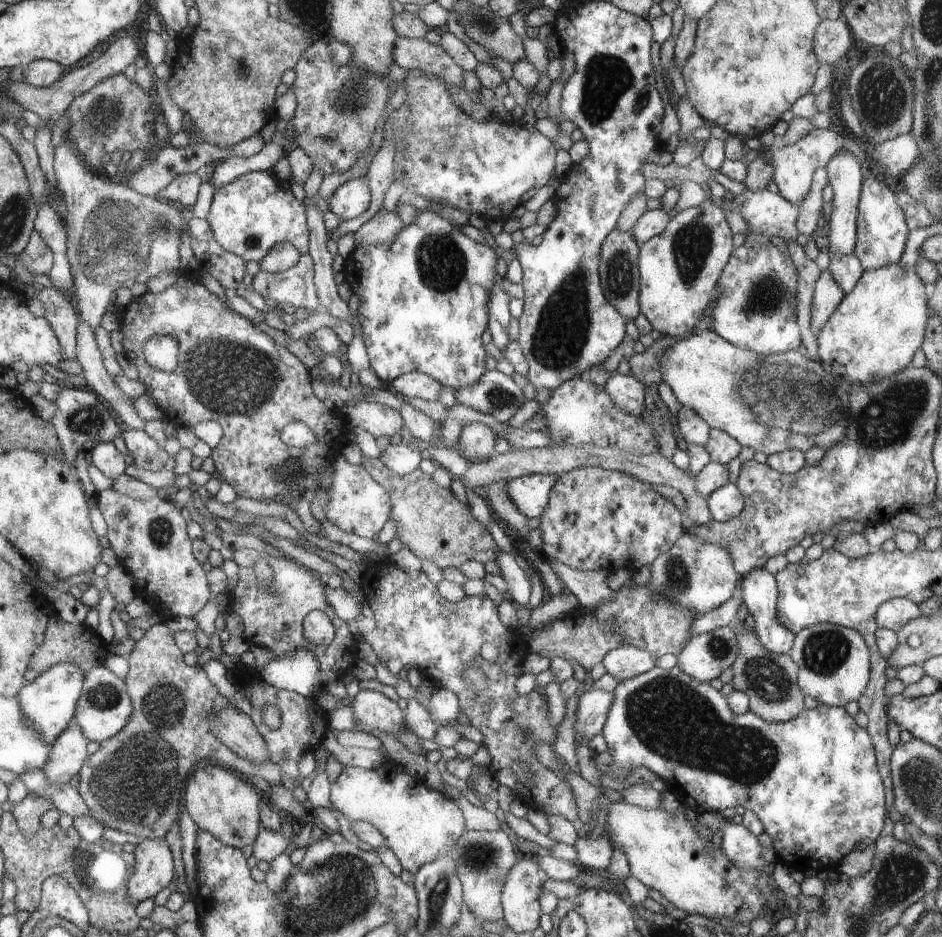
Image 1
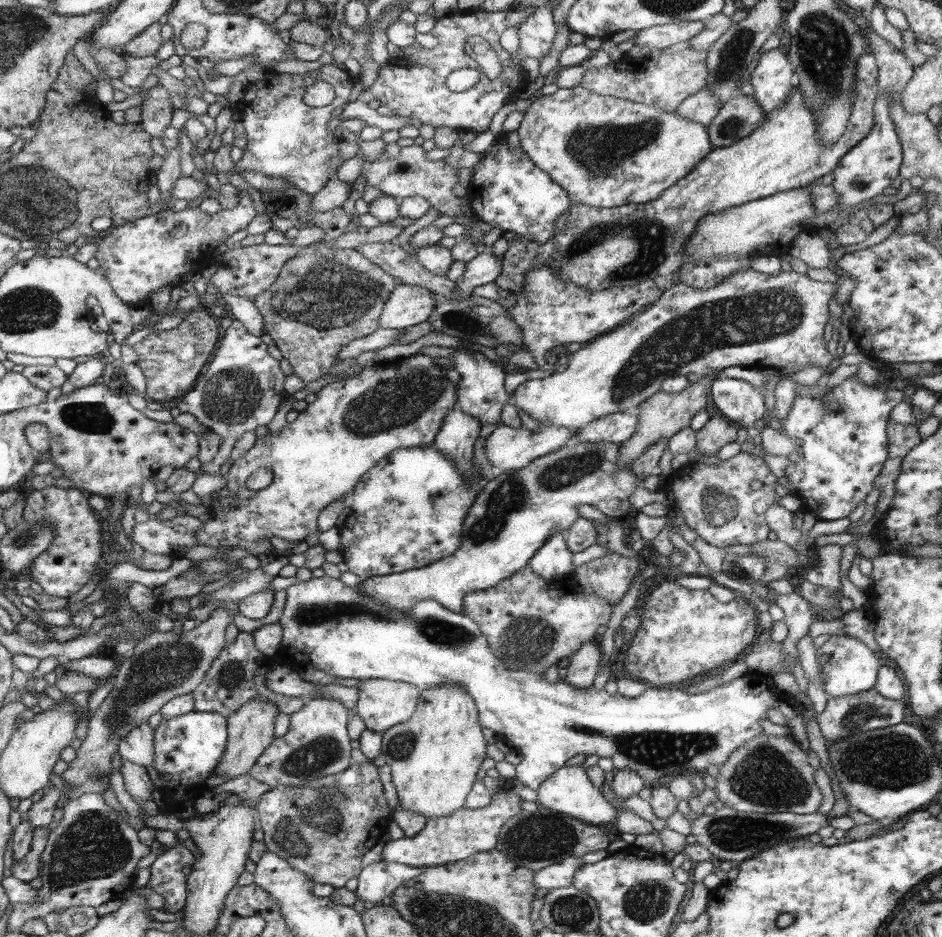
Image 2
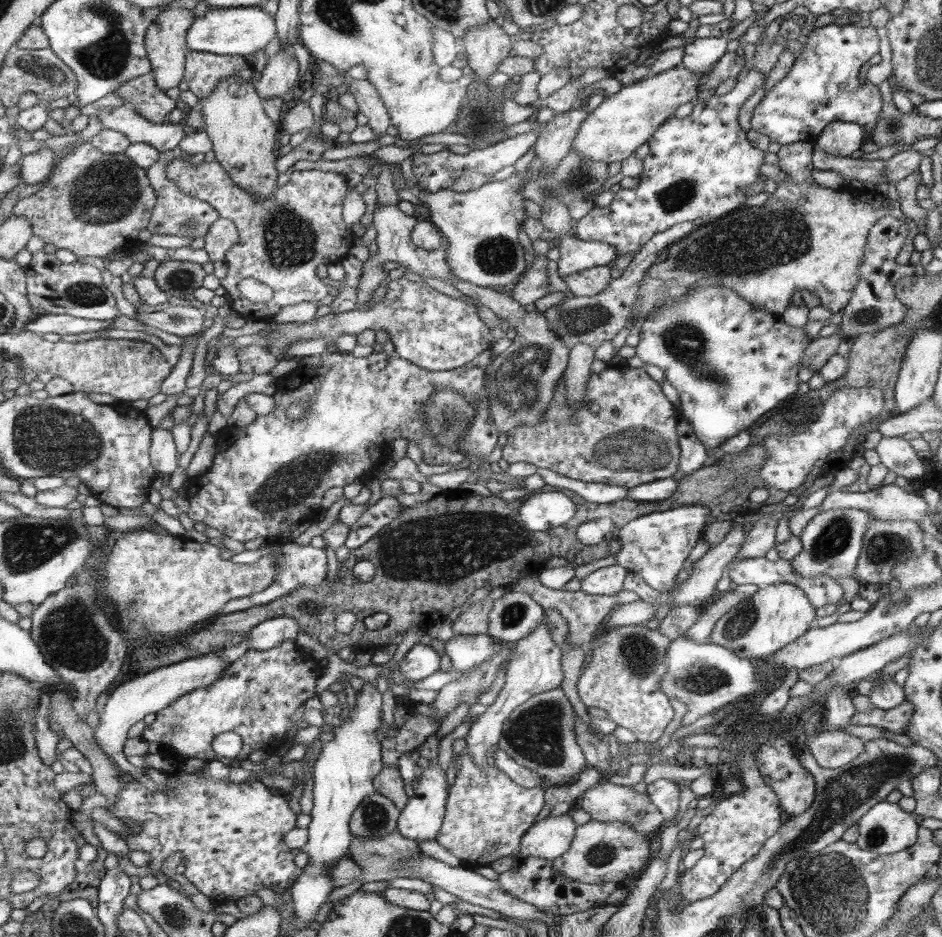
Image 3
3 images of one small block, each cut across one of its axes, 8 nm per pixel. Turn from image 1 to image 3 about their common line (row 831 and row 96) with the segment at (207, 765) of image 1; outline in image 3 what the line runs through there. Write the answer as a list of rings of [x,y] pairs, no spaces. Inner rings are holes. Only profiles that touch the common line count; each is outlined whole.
[[[228,76],[226,80],[215,88],[211,96],[207,98],[199,98],[198,104],[192,108],[202,112],[204,116],[203,130],[208,134],[213,144],[215,161],[223,166],[224,169],[231,175],[232,180],[235,181],[240,188],[254,193],[256,199],[264,199],[266,195],[275,194],[276,192],[276,178],[278,172],[274,168],[274,148],[276,148],[276,140],[278,140],[278,122],[273,121],[267,115],[267,112],[262,110],[263,101],[258,96],[259,92],[254,90],[254,86],[250,82],[246,82],[238,76]]]

